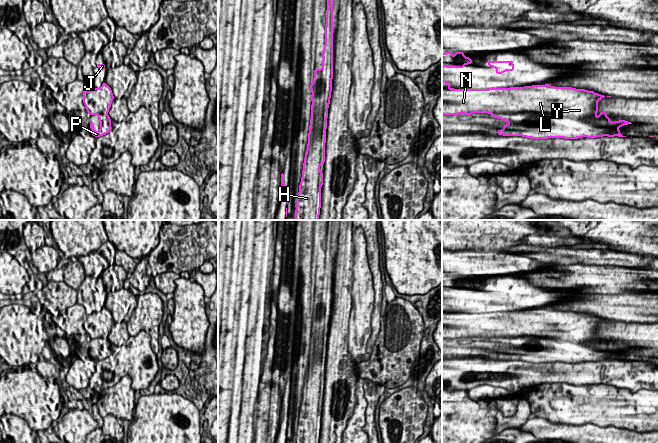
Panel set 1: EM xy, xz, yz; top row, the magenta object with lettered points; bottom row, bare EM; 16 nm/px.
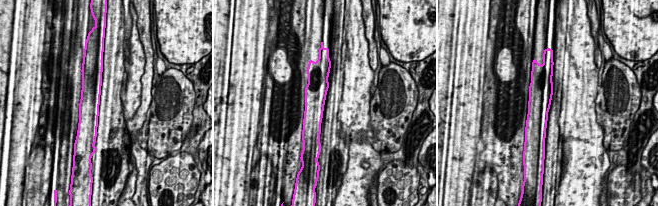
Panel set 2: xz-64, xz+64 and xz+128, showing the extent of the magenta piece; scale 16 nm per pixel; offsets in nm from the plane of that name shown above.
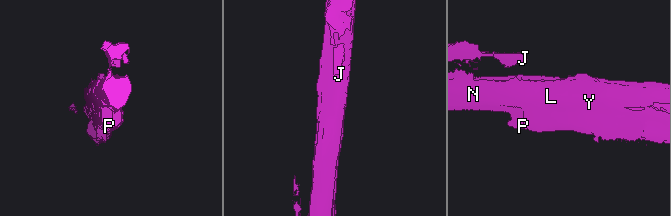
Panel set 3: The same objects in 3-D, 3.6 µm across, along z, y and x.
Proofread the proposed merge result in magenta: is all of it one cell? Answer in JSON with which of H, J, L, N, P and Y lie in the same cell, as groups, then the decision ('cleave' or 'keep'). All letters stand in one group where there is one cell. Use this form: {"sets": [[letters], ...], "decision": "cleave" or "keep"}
{"sets": [["H", "J", "L", "N", "Y"], ["P"]], "decision": "cleave"}

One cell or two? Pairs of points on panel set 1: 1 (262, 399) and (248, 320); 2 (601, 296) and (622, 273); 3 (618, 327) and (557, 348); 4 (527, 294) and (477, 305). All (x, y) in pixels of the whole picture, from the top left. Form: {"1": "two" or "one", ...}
{"1": "two", "2": "two", "3": "two", "4": "one"}

